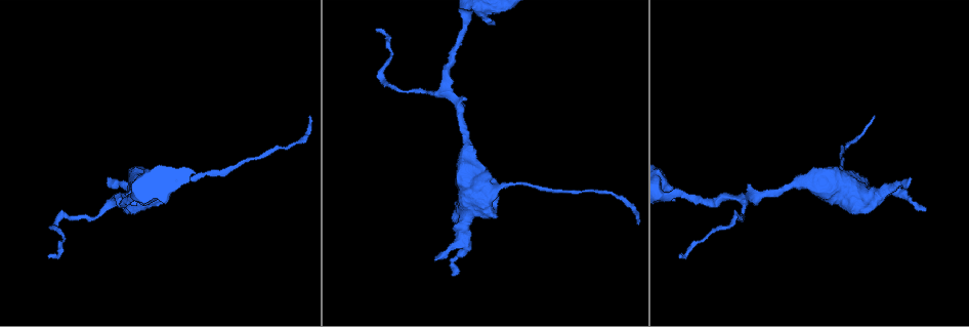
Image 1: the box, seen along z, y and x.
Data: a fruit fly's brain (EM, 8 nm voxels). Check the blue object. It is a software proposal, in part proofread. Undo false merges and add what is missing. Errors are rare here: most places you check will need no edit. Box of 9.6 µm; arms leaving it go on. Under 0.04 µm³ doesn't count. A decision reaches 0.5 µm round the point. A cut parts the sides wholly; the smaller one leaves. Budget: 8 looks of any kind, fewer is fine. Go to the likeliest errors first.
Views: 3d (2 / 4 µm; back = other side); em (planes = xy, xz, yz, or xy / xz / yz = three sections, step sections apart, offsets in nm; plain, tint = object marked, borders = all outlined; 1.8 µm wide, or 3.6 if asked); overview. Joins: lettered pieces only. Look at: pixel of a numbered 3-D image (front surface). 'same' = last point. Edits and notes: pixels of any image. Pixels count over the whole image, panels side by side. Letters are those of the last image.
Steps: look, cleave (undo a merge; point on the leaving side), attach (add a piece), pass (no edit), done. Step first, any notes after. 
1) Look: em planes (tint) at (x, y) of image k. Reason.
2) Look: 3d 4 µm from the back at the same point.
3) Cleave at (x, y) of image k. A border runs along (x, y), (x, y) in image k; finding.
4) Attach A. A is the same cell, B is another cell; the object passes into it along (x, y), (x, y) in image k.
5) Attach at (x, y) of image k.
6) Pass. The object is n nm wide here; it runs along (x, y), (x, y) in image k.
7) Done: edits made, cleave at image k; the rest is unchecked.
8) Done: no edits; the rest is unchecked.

Look: em planes (tint) at (107, 177) of image 1. Free end.

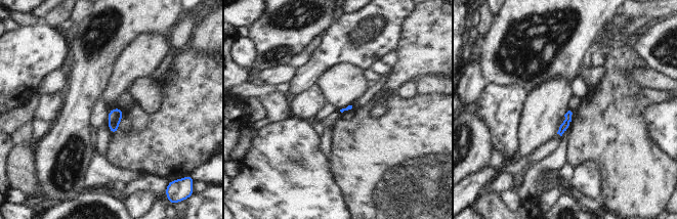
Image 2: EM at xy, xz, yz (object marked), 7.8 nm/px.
Look: em planes (borders) at the same point. What lies round it.

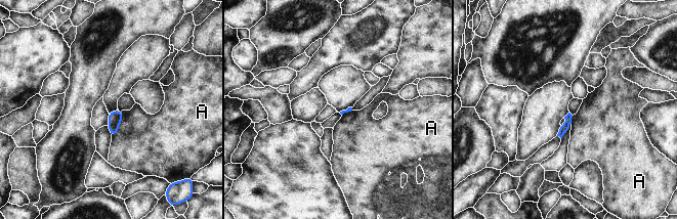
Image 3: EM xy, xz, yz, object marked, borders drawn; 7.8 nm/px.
Pass. A is another cell; a border runs along (122, 111), (122, 121), (113, 136) in image 3; none of them fits.

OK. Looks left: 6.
Look: 3d 2 µm at (681, 256) of image 1. Thin end.

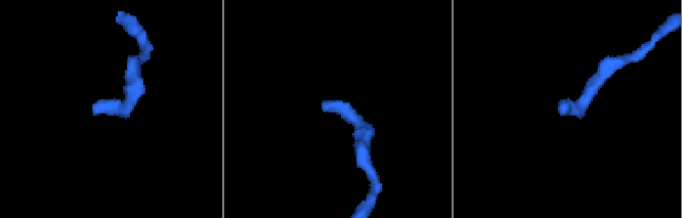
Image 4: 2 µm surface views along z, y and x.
Look: em yz step 4 (borders) at (324, 103) of image 4.

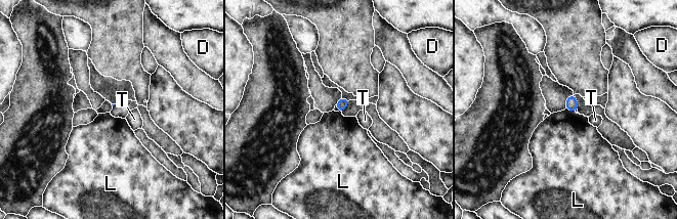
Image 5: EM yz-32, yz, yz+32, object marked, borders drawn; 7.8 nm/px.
Look: em planes (borders) at the same point.

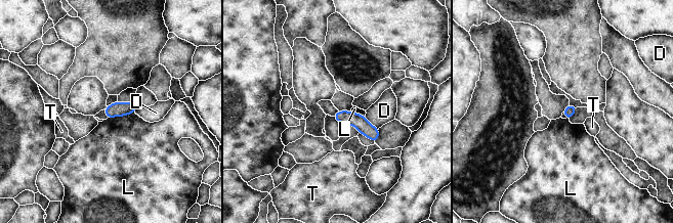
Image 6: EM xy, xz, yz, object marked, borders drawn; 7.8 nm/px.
Pass. D, L and T are other cells; a border runs along (134, 112), (107, 119) in image 6; none of them fits.

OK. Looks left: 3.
Look: em 3.6 µm planes (borders) at (468, 211) of image 1. Thick turns thin.

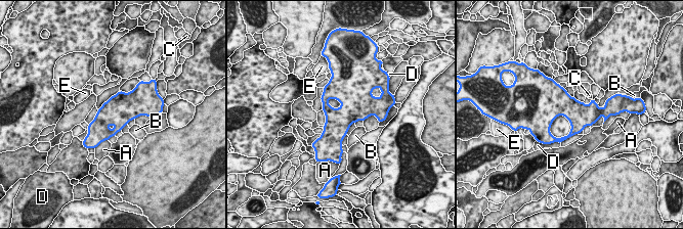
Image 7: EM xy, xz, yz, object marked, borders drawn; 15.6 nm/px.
Pass. The longest contact is with A, 220 nm; A, B, C, D and E are other cells; all the same cell.

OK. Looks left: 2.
Done: no edits; the rest is unchecked.

